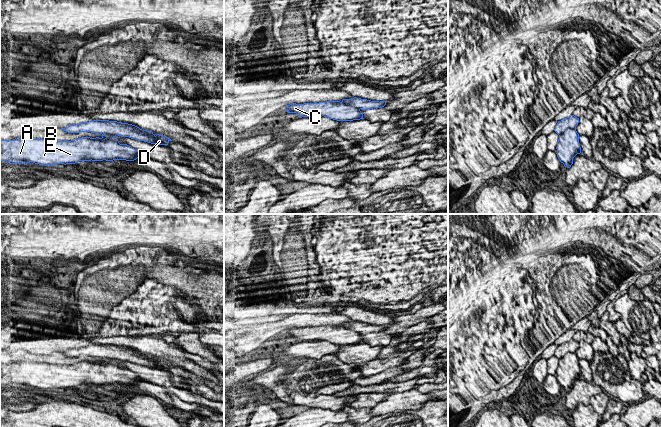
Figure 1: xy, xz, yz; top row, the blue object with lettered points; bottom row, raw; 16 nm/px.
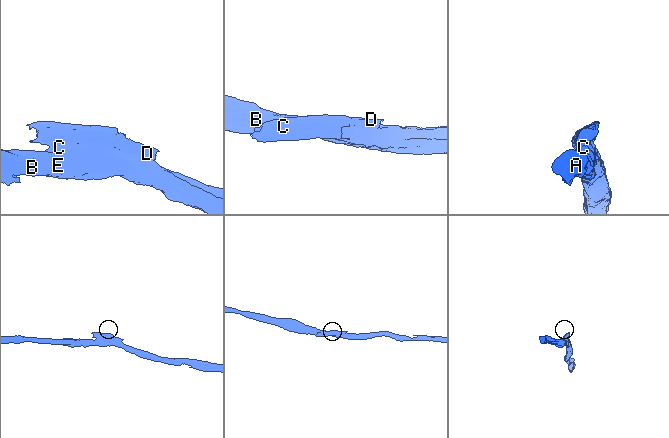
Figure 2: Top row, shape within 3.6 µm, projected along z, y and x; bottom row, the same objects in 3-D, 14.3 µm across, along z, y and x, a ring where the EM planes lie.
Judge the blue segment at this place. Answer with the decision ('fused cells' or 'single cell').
fused cells

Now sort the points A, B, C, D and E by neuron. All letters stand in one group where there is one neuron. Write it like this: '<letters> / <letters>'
A B C E / D

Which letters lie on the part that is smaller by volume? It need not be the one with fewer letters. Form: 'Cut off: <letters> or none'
Cut off: D

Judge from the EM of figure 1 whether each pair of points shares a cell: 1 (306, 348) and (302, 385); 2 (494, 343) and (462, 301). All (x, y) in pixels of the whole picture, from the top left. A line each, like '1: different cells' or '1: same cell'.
1: different cells
2: same cell

